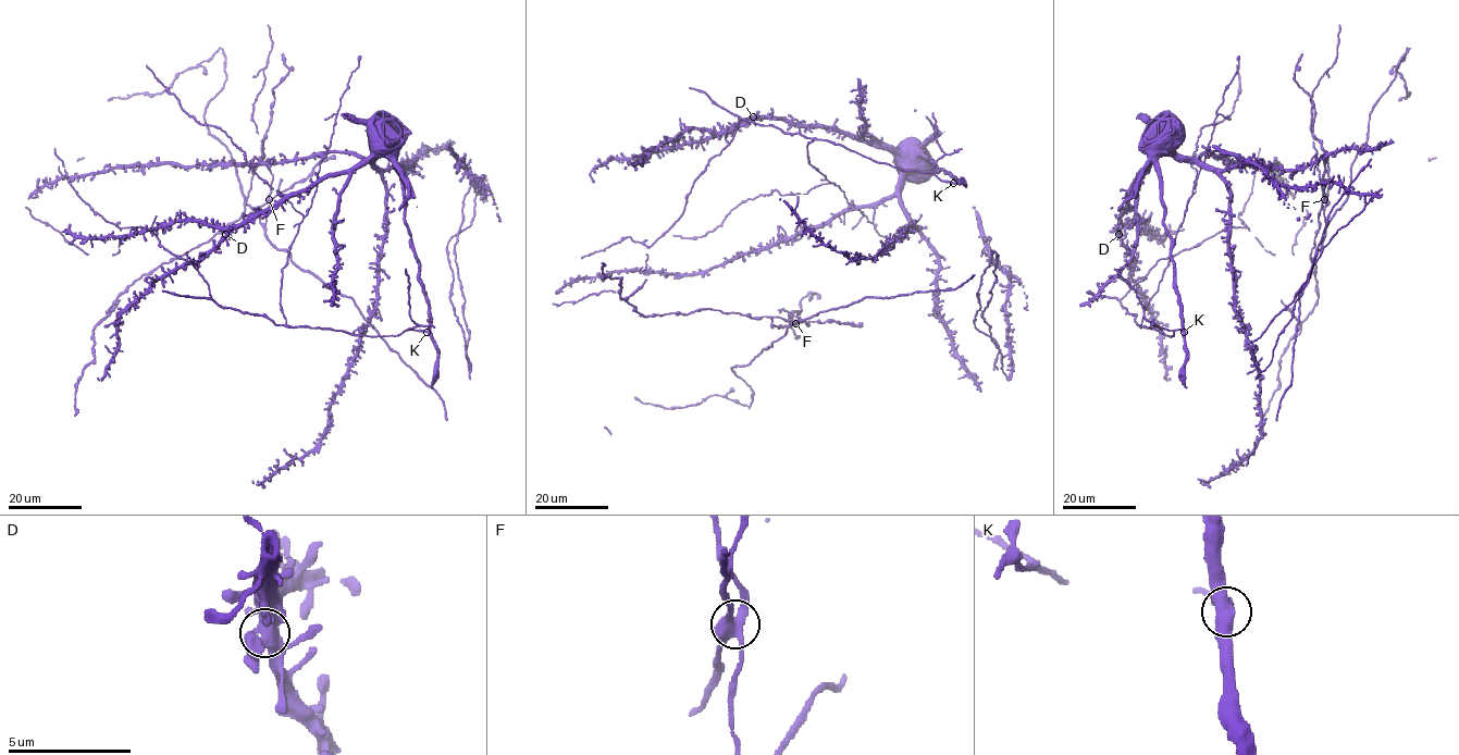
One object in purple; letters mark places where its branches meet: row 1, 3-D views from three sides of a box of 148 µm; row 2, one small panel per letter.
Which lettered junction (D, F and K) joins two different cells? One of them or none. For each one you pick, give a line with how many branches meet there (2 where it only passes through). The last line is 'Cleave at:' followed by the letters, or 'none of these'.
F: branches 4
Cleave at: F

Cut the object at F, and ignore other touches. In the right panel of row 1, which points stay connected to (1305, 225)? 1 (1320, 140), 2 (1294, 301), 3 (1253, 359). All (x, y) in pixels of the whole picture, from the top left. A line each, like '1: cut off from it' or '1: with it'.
1: with it
2: cut off from it
3: cut off from it

